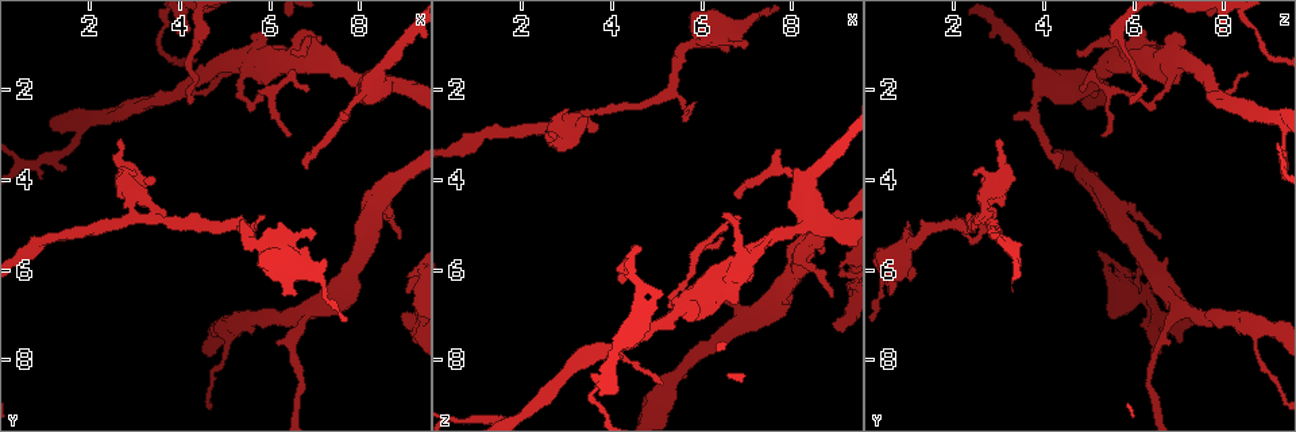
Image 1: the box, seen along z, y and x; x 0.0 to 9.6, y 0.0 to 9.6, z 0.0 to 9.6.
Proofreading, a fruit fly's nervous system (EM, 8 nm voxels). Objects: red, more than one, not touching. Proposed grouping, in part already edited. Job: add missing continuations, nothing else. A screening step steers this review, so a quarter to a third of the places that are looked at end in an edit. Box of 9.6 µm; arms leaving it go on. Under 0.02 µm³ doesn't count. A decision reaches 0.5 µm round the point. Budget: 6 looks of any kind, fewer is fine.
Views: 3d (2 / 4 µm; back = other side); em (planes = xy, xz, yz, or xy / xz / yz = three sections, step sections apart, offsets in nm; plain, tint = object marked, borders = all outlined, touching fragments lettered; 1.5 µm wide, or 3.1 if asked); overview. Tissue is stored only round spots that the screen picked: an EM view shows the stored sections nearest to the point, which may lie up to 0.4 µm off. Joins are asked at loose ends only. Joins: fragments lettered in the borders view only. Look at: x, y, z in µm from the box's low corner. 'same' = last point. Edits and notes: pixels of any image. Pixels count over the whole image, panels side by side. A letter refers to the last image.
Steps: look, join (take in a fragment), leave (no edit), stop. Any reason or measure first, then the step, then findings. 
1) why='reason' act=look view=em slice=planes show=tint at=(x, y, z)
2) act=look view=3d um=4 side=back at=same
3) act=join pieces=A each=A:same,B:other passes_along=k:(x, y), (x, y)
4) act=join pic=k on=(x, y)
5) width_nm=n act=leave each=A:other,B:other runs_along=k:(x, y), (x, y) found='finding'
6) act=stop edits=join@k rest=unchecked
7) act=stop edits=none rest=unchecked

why='an open end' act=look view=3d um=4 at=(4.00, 0.70, 7.90)

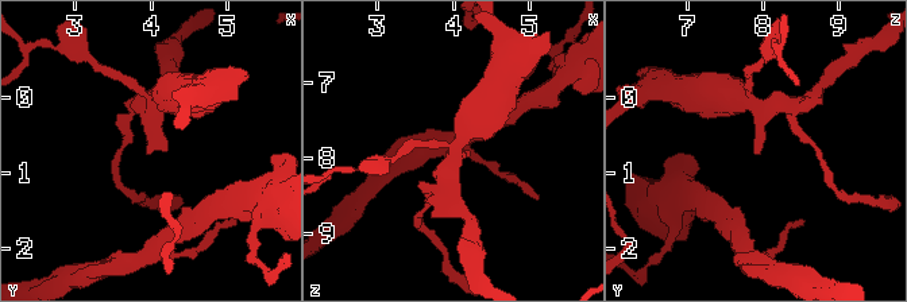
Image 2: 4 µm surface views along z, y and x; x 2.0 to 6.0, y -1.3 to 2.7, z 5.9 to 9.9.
why='need the tissue' act=look view=em slice=xz step=8 show=tint at=(3.95, 0.75, 7.90)

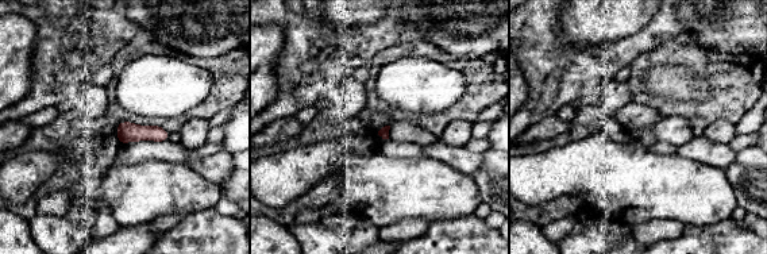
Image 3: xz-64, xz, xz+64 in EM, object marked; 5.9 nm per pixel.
why='another direction' act=look view=em slice=planes show=borders at=same

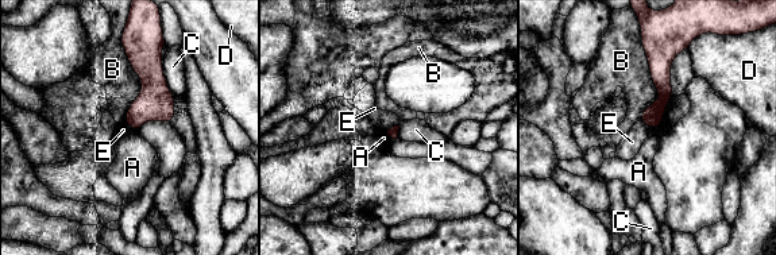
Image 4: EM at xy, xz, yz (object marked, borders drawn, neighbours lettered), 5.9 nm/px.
longest_contact=B:500nm act=leave each=A:other,B:other,C:other,D:other,E:other found='no lettered fragment goes on from it'

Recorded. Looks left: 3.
act=look view=3d um=2 at=(4.25, 2.40, 5.90)

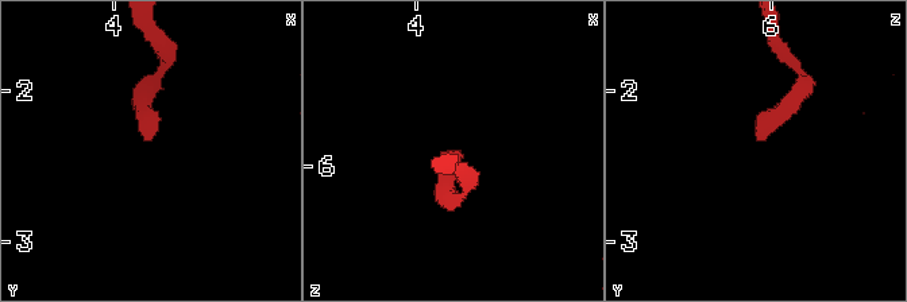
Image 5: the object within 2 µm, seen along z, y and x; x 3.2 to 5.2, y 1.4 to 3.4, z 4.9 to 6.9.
why='now the EM' act=look view=em slice=planes show=plain at=(4.20, 2.32, 5.92)

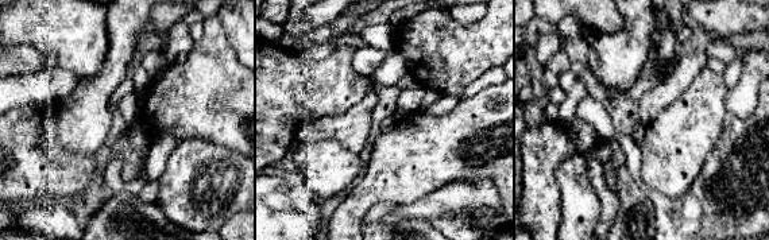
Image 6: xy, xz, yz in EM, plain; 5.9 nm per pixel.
act=look view=em slice=planes show=borders at=same

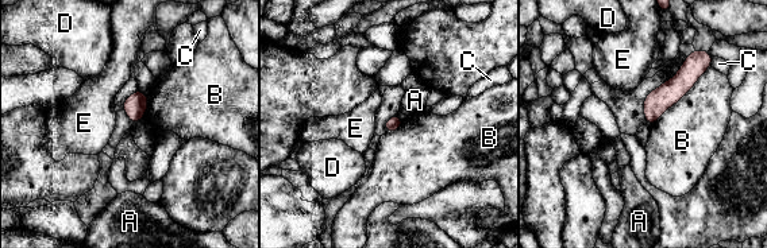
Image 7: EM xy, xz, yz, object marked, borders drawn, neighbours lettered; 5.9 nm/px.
act=leave each=A:other,B:other,C:other,D:other,E:other runs_along=7:(701, 59), (654, 108), (650, 119) found='none of them fits'

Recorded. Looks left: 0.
act=stop edits=none rest=unchecked

